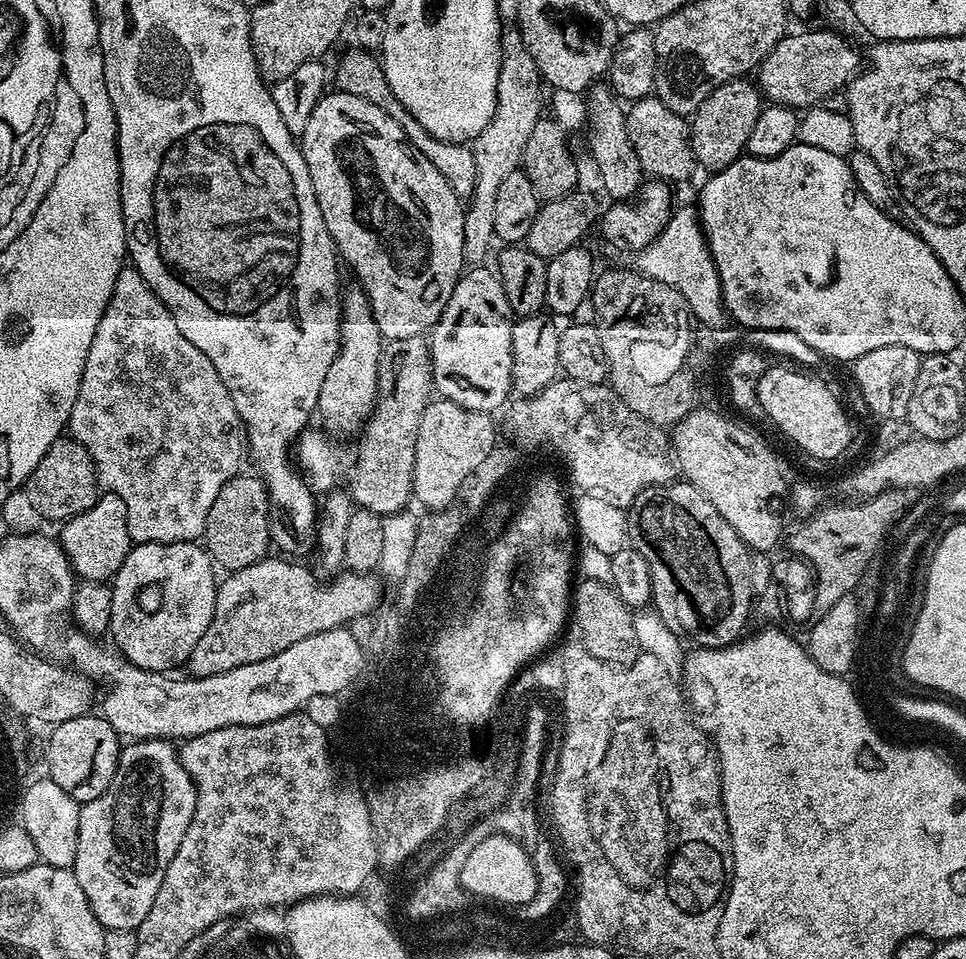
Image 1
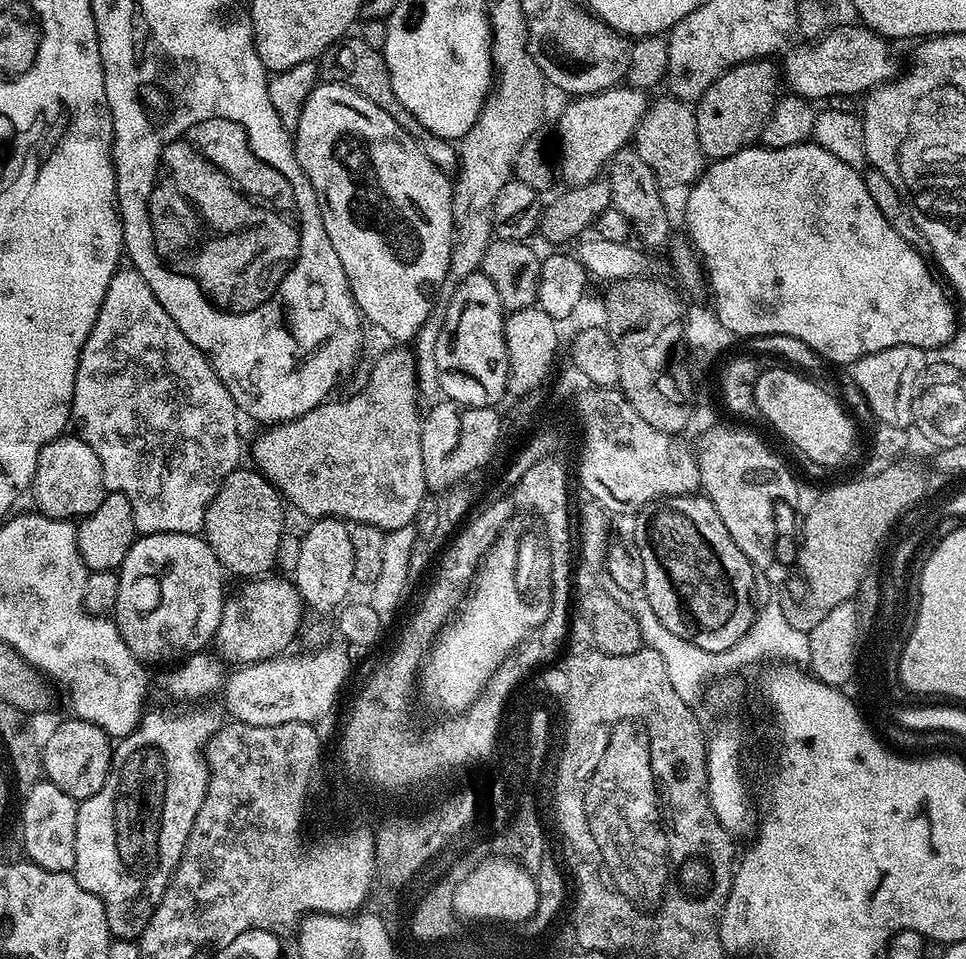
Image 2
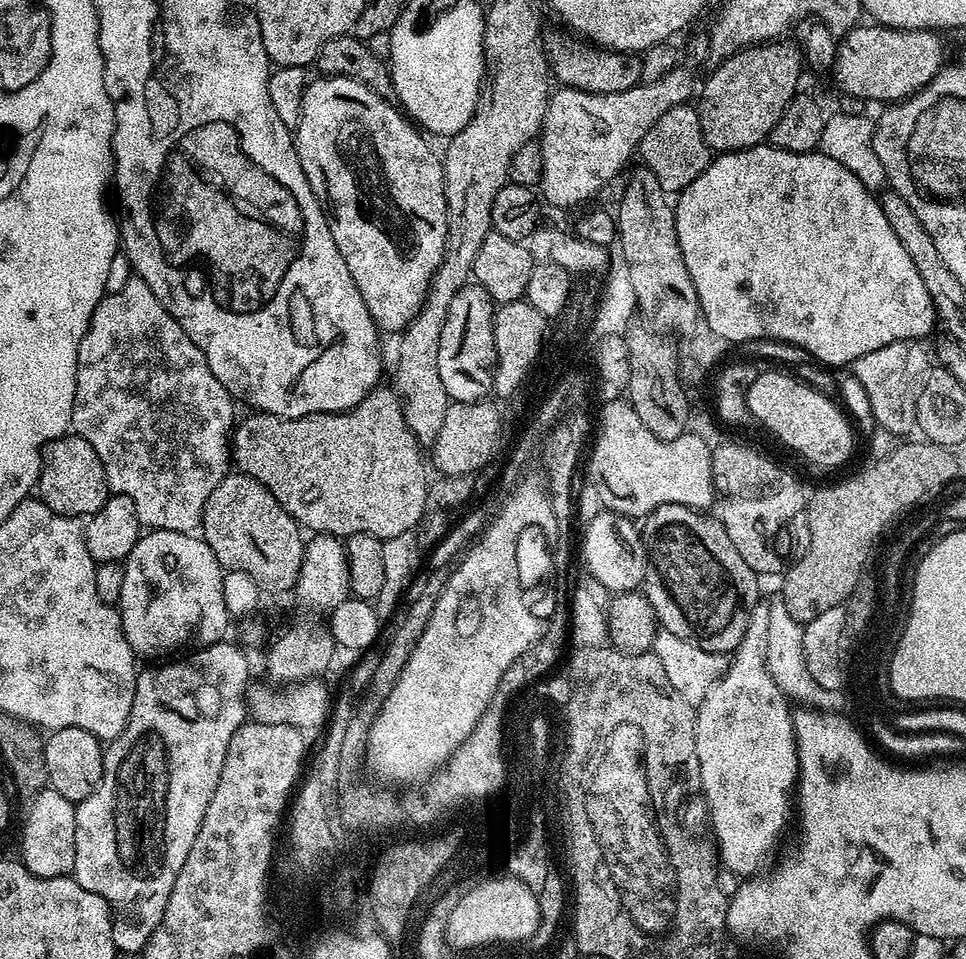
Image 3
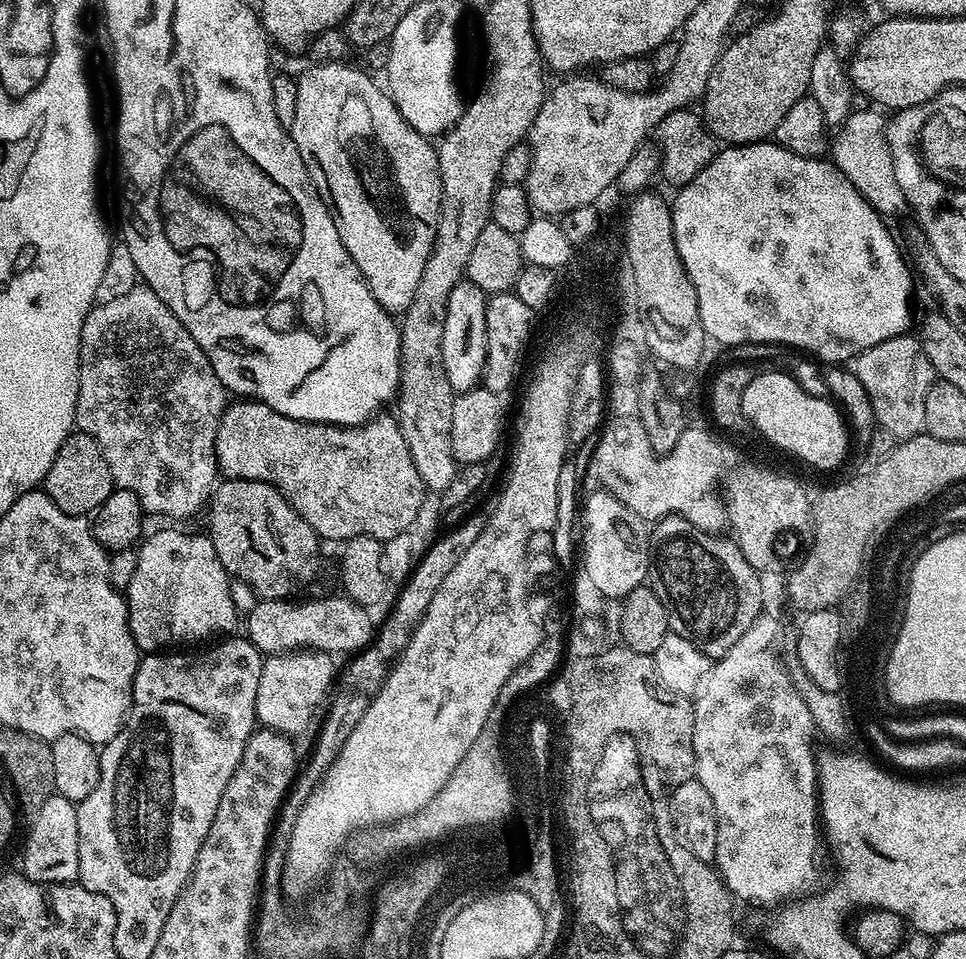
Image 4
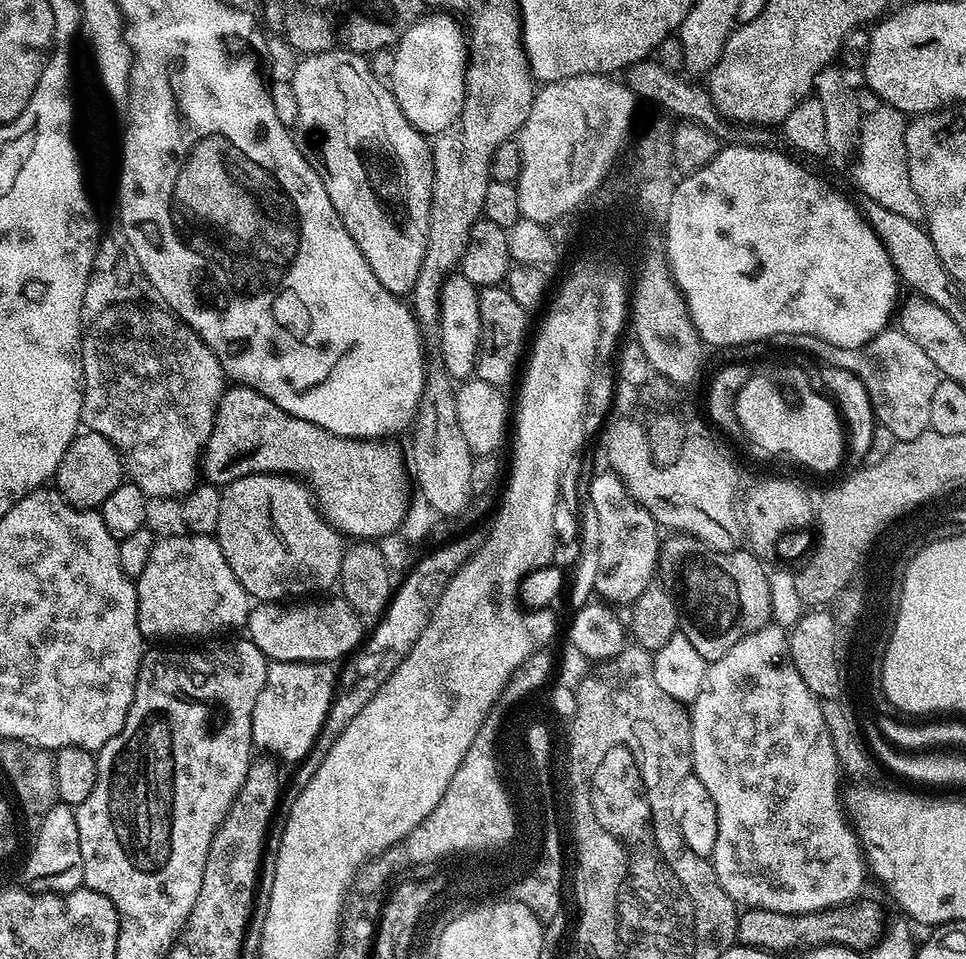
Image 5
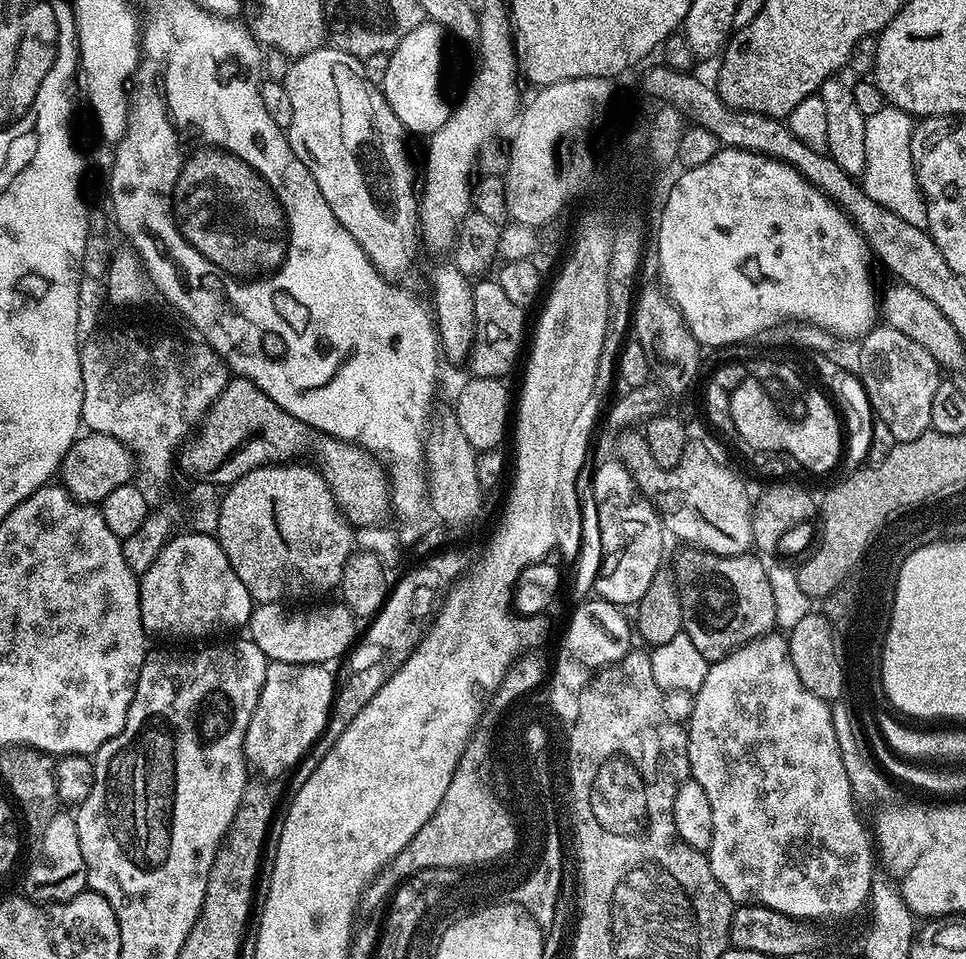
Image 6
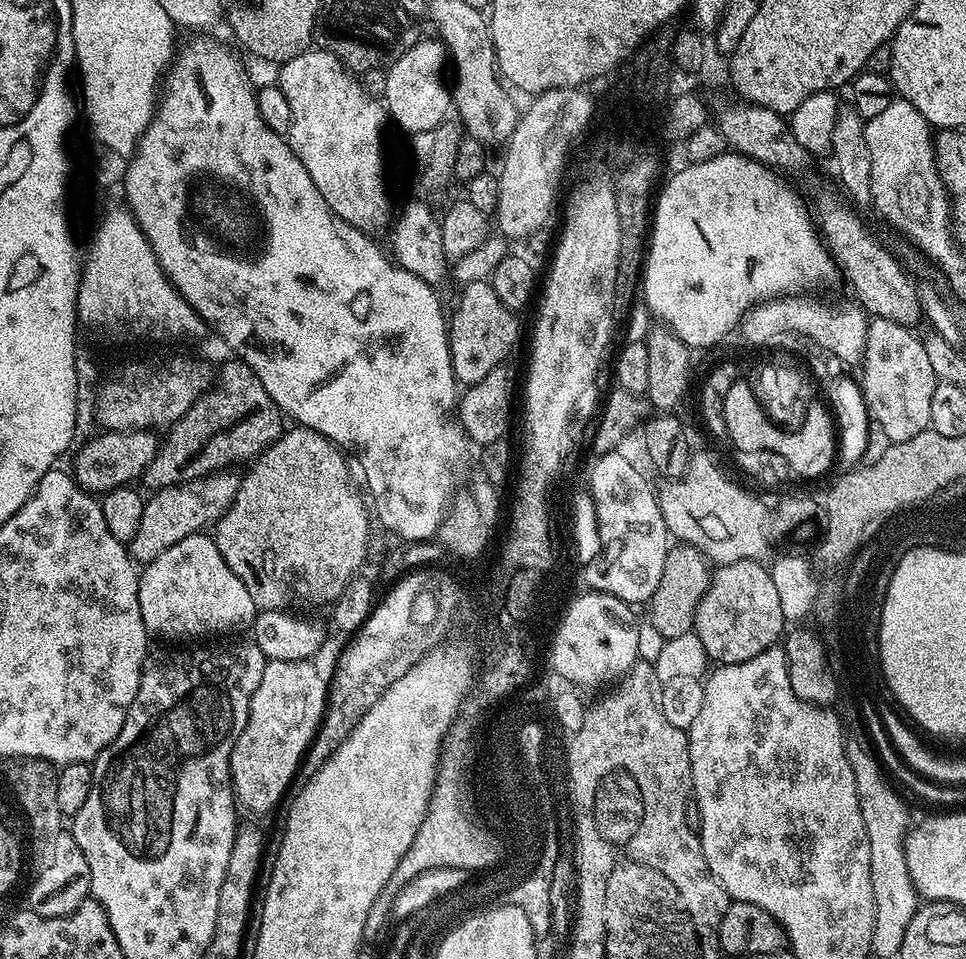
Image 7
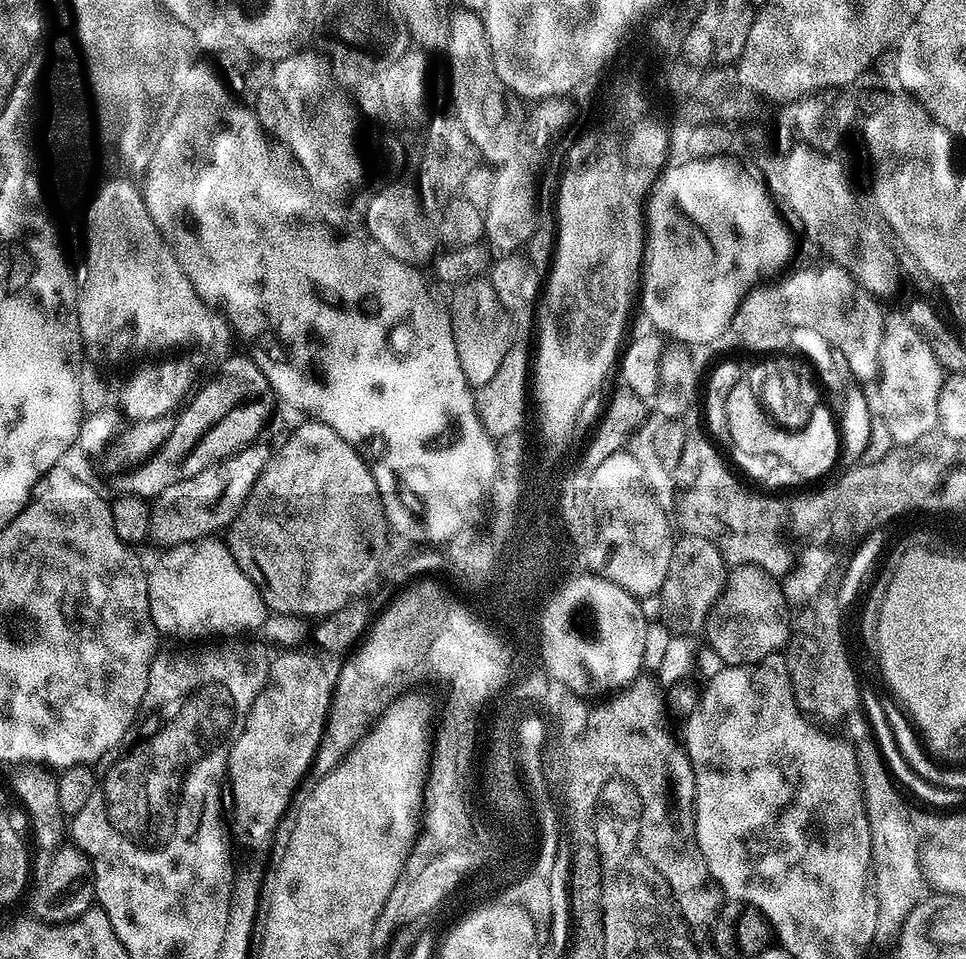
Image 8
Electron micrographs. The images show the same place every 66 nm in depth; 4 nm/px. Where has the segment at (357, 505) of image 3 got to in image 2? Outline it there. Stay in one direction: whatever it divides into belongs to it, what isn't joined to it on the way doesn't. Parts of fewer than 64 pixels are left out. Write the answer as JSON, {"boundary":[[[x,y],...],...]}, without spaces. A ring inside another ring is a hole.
{"boundary":[[[392,346],[373,362],[364,389],[349,400],[341,404],[325,402],[296,420],[265,427],[261,431],[264,433],[252,444],[251,463],[289,505],[292,503],[307,518],[335,516],[353,525],[378,527],[385,534],[412,524],[429,491],[422,466],[422,412],[416,409],[416,392],[418,381],[413,349]]]}

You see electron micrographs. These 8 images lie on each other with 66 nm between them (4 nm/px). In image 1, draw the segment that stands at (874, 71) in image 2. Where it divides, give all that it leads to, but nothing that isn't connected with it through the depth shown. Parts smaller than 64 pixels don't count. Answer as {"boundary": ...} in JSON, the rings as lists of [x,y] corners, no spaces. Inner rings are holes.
{"boundary":[[[804,32],[801,36],[786,34],[768,57],[758,65],[758,87],[765,101],[784,104],[788,108],[807,110],[819,105],[832,92],[843,92],[862,71],[862,52],[836,32]]]}

